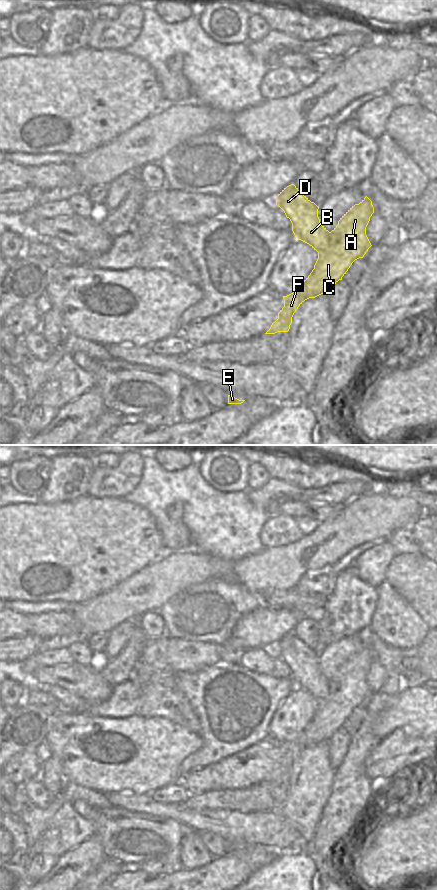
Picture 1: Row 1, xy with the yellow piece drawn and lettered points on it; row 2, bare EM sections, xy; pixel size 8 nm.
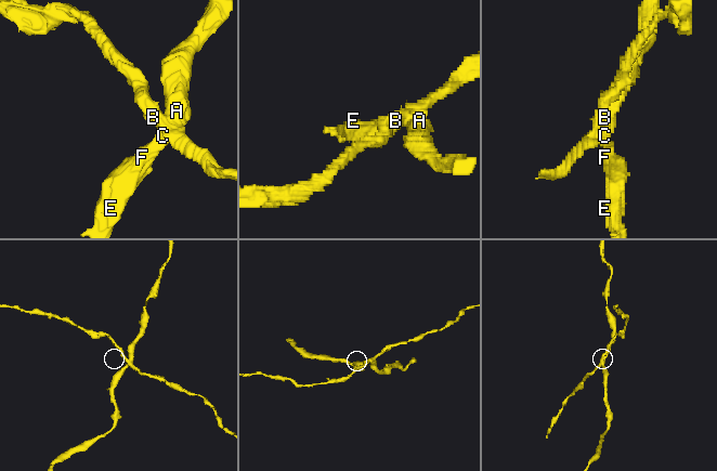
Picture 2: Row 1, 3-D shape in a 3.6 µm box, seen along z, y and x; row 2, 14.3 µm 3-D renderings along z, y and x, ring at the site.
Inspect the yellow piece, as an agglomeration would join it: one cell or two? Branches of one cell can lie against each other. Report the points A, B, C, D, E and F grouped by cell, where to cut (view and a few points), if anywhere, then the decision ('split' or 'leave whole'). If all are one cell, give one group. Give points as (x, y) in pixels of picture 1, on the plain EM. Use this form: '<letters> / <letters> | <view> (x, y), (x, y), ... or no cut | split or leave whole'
A C E F / B D | xy (330, 680), (330, 693), (324, 699), (318, 700) | split

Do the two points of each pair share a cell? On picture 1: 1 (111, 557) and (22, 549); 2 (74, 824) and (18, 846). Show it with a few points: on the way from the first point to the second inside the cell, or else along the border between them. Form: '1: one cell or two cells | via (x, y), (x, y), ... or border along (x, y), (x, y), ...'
1: one cell | via (89, 551), (44, 551)
2: two cells | border along (18, 820), (25, 829), (28, 849)

